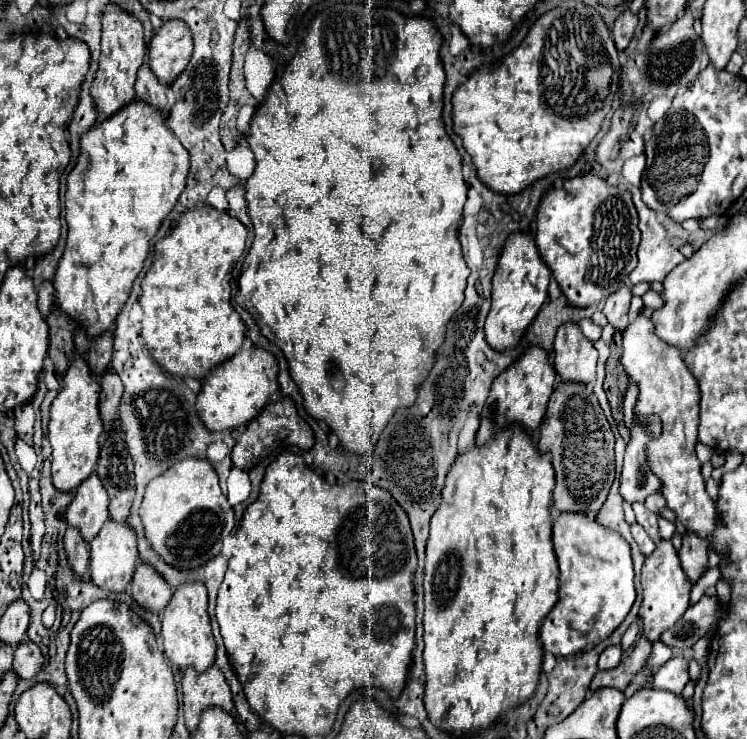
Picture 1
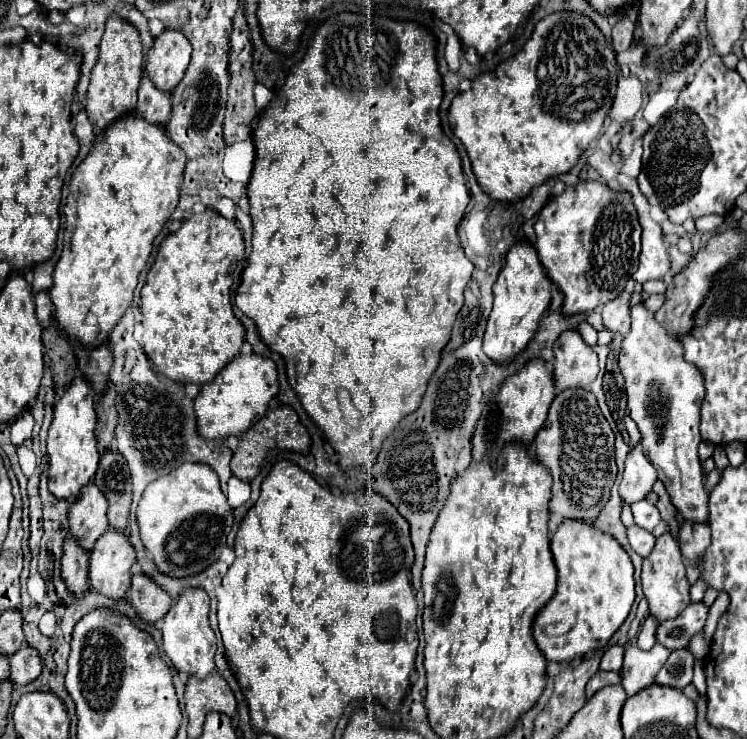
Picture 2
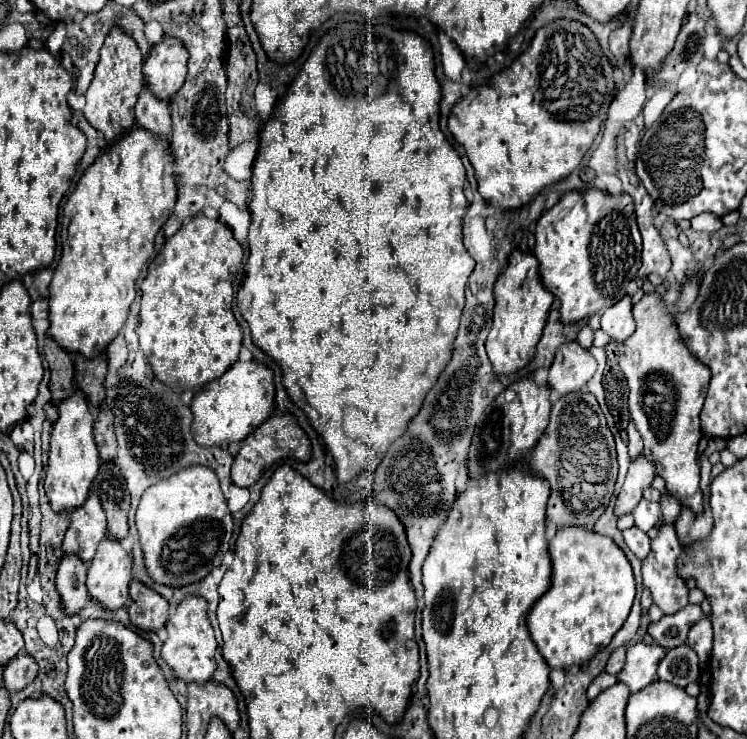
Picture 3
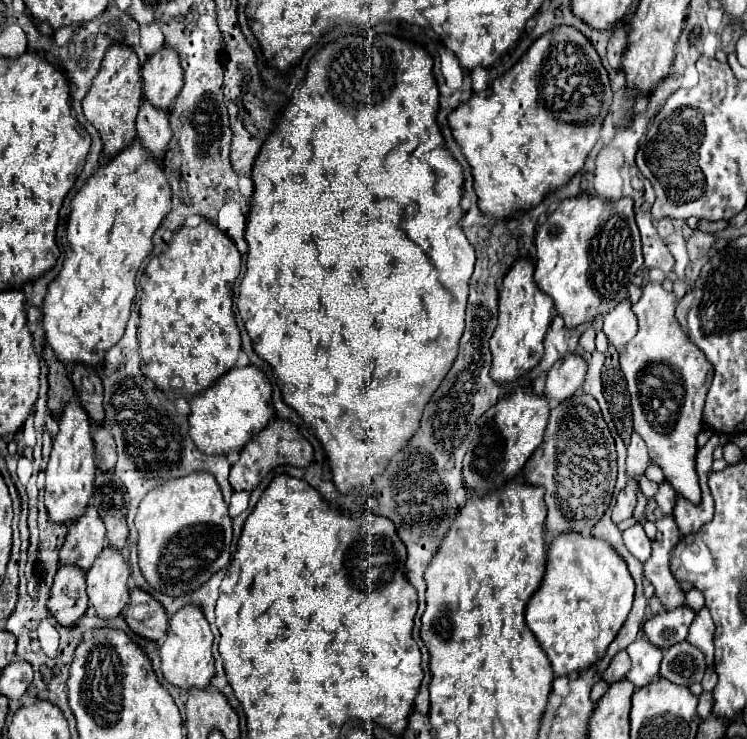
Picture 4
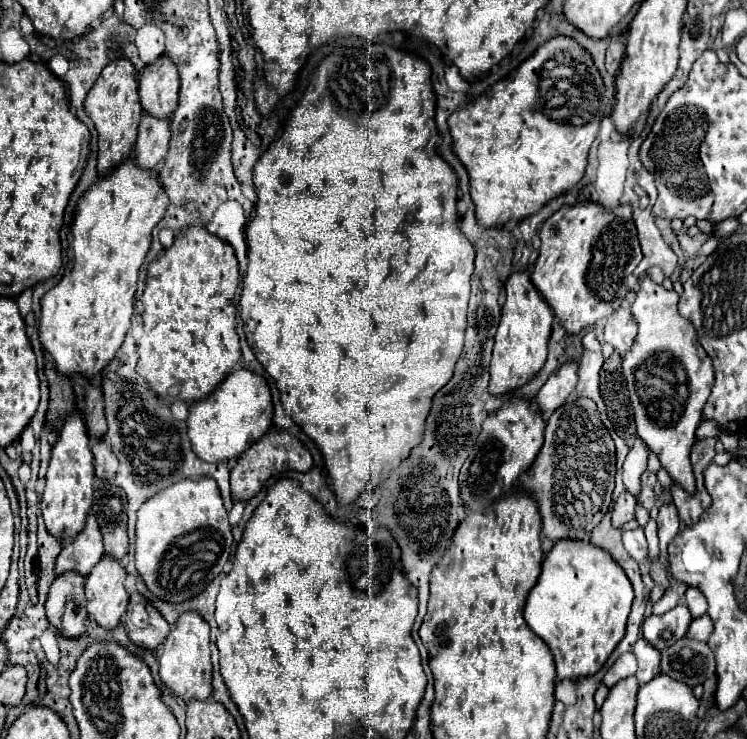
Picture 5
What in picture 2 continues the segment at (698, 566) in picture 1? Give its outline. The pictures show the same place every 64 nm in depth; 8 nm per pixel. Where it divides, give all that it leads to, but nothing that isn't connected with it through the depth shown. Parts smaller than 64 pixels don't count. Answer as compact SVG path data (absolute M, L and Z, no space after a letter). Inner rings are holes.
M684 522L680 526L680 552L688 564L698 564L710 546L710 528L704 524Z

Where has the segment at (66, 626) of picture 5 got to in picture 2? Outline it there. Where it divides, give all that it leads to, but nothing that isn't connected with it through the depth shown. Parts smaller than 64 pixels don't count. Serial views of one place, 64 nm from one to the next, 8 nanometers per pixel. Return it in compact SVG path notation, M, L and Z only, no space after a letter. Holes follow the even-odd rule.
M68 536L64 540L64 556L62 556L62 578L66 580L66 586L80 596L86 592L88 586L88 552L82 550L78 540L74 536Z

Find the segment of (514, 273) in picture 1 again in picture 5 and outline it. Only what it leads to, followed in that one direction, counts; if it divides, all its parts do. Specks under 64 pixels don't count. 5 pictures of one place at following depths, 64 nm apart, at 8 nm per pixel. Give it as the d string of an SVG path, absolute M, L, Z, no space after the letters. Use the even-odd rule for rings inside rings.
M516 272L506 282L506 302L502 318L494 336L494 352L490 364L490 392L504 394L516 386L526 384L546 362L546 344L552 330L552 310L540 296L528 272Z

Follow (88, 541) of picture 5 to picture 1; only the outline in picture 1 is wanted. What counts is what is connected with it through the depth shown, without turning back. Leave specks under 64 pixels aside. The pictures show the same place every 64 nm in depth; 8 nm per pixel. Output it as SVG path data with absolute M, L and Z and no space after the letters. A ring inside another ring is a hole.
M94 472L74 492L74 500L66 510L66 520L70 526L80 528L84 540L92 540L110 518L108 502L108 492Z

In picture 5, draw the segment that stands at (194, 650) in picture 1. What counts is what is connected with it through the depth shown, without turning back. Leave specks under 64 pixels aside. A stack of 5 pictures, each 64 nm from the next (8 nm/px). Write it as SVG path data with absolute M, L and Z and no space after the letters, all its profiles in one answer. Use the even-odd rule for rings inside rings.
M184 612L170 630L160 654L160 678L182 700L206 700L212 694L212 662L210 662L210 626L198 612Z

